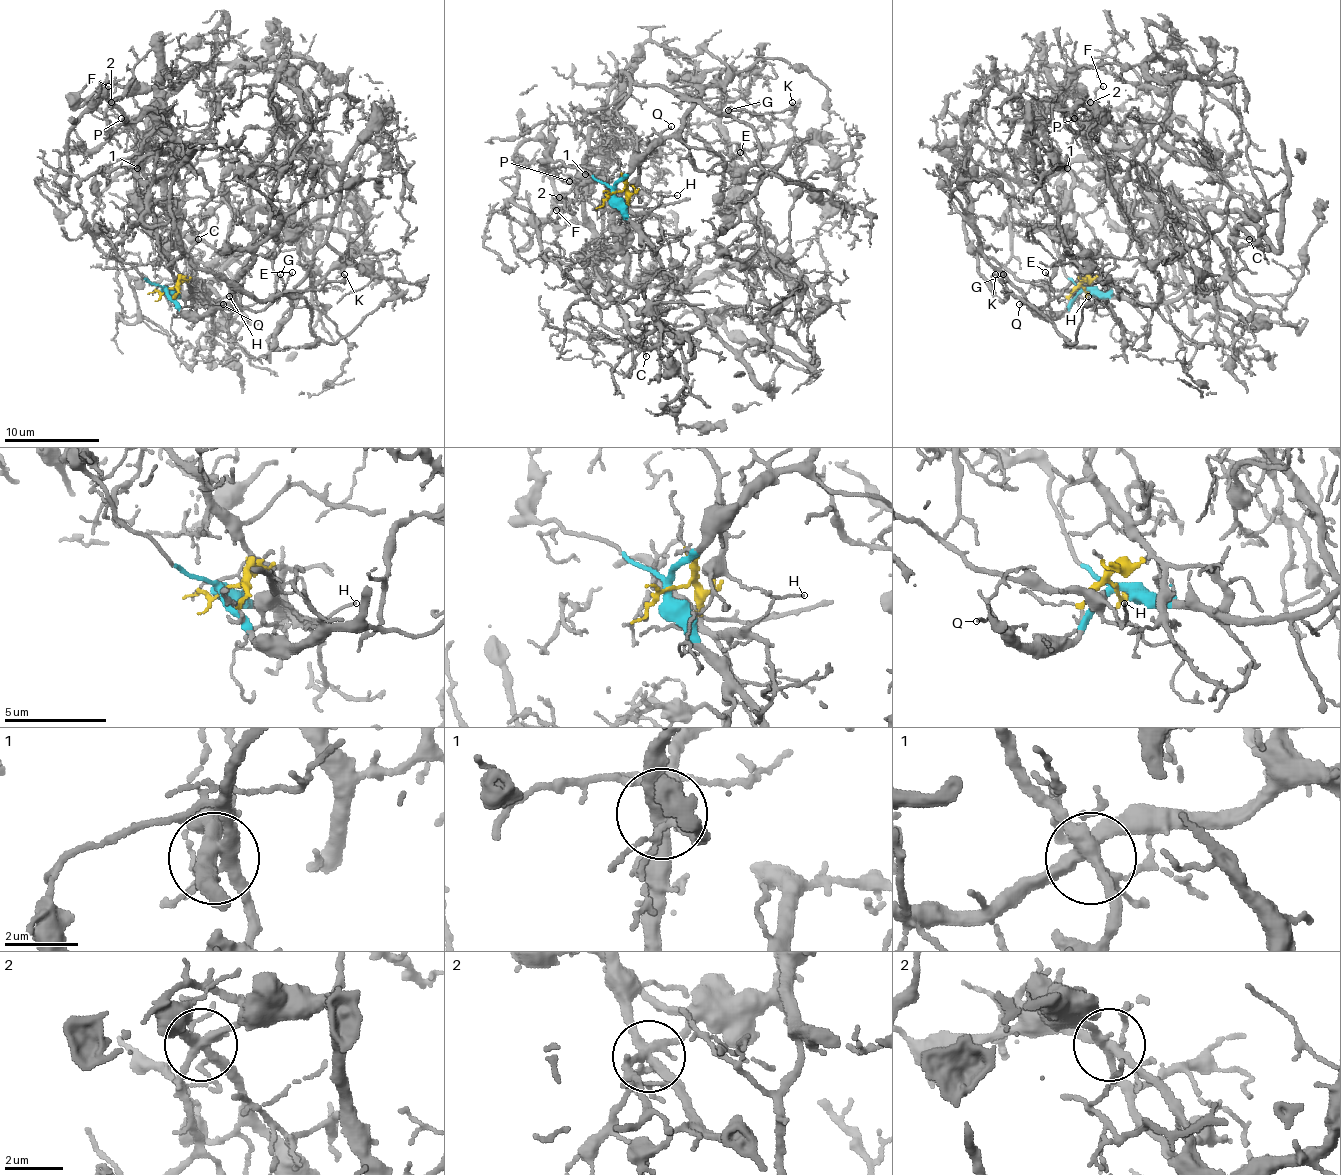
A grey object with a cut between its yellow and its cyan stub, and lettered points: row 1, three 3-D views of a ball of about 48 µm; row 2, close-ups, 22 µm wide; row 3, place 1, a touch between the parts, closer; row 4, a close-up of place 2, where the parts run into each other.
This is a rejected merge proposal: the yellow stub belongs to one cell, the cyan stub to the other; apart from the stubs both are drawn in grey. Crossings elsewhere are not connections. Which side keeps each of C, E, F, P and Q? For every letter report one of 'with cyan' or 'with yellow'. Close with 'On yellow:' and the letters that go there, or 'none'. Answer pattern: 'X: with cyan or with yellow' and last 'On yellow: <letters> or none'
C: with cyan
E: with cyan
F: with yellow
P: with yellow
Q: with cyan
On yellow: F, P

